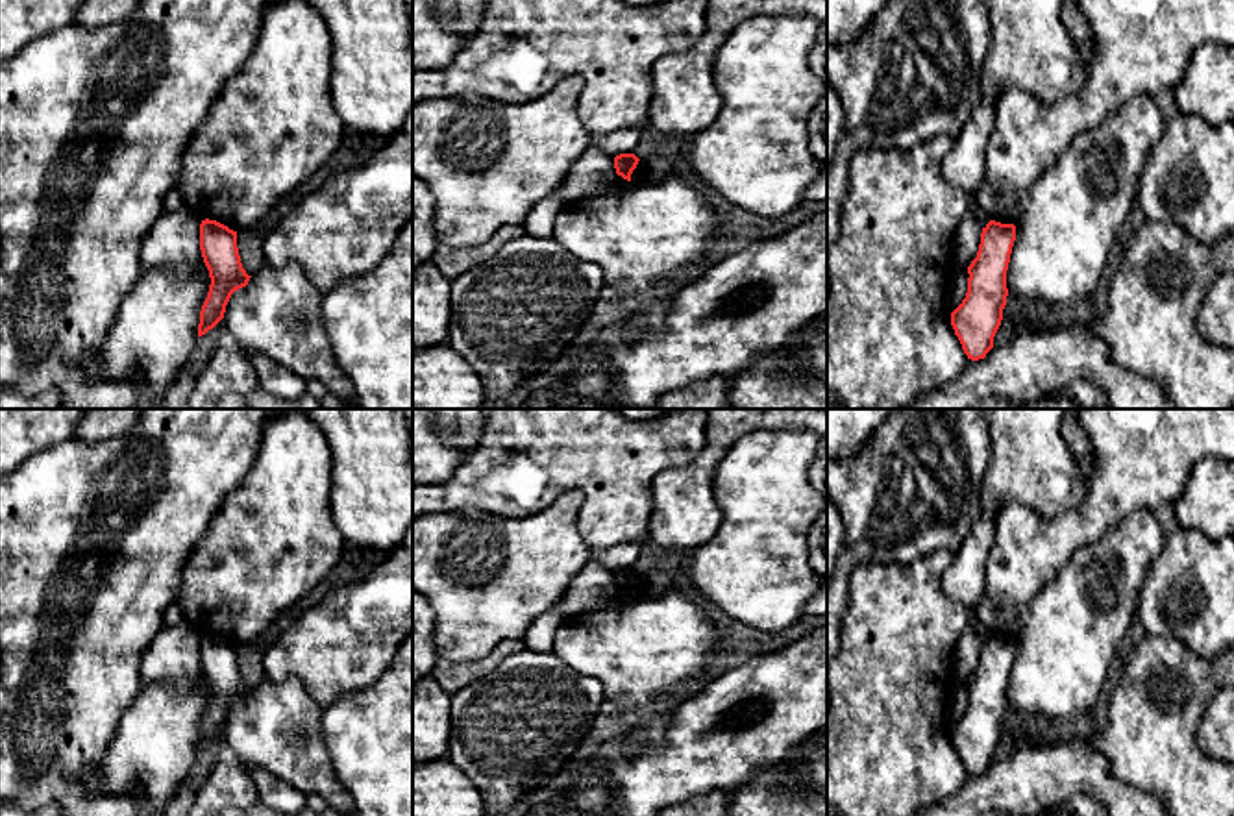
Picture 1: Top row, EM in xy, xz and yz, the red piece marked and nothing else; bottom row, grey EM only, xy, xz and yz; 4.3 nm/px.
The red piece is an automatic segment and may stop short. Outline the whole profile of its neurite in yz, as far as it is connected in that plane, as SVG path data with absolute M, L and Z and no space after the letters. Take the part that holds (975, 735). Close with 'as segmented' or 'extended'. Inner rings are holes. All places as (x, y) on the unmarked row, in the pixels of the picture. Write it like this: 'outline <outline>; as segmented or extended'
outline M990 635L981 648L977 672L968 681L968 707L951 727L951 740L964 768L971 775L984 773L993 762L993 751L1006 720L1006 685L1016 640Z; as segmented

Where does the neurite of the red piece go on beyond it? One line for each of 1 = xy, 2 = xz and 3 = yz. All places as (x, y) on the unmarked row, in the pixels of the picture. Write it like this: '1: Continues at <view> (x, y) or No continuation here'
1: No continuation here
2: No continuation here
3: No continuation here

